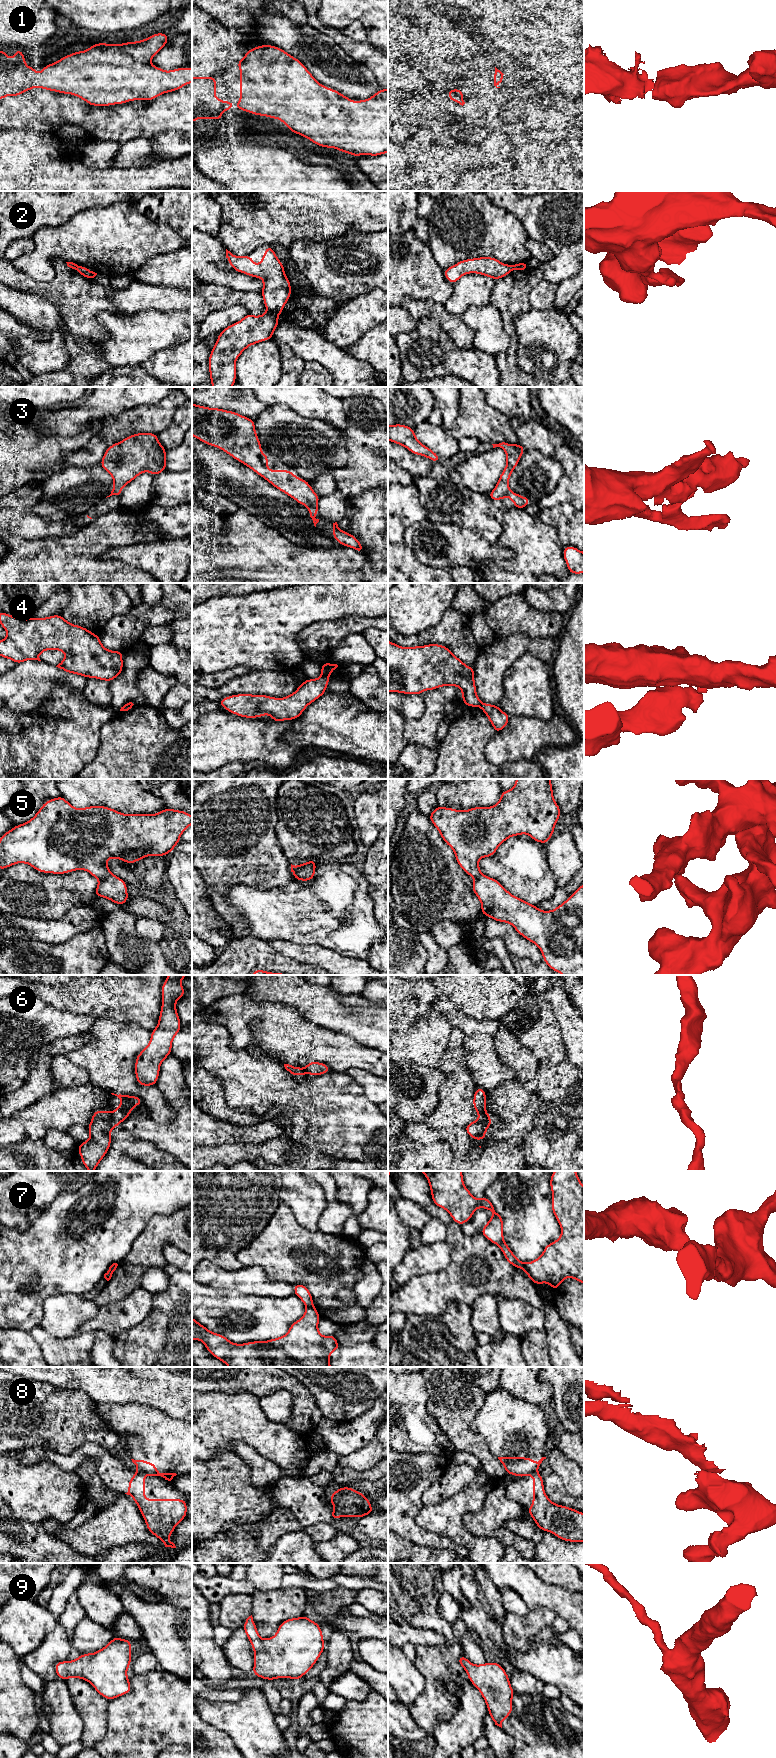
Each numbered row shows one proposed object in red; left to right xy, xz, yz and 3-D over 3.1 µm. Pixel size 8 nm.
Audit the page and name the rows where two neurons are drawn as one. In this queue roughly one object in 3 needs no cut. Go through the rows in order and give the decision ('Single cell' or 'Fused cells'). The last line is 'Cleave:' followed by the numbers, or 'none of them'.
1: Single cell
2: Fused cells
3: Single cell
4: Fused cells
5: Fused cells
6: Single cell
7: Fused cells
8: Fused cells
9: Single cell
Cleave: 2, 4, 5, 7, 8

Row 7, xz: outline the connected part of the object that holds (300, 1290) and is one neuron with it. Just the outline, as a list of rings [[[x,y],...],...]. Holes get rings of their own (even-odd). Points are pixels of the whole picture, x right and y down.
[[[294,1284],[294,1295],[298,1296],[306,1306],[314,1306],[310,1290],[303,1284]]]

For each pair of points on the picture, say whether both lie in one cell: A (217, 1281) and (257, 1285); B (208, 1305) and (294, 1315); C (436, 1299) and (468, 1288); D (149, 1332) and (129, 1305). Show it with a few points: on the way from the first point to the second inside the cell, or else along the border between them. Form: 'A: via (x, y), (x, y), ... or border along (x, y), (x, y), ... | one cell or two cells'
A: via (227, 1281), (247, 1281) | one cell
B: via (229, 1307), (245, 1308), (254, 1313), (273, 1313) | one cell
C: via (444, 1291), (447, 1288), (460, 1288) | one cell
D: border along (153, 1300), (153, 1309), (141, 1321), (121, 1332) | two cells

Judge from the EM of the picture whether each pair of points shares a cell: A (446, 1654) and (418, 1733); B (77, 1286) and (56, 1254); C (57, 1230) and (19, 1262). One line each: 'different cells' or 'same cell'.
A: different cells
B: same cell
C: same cell

